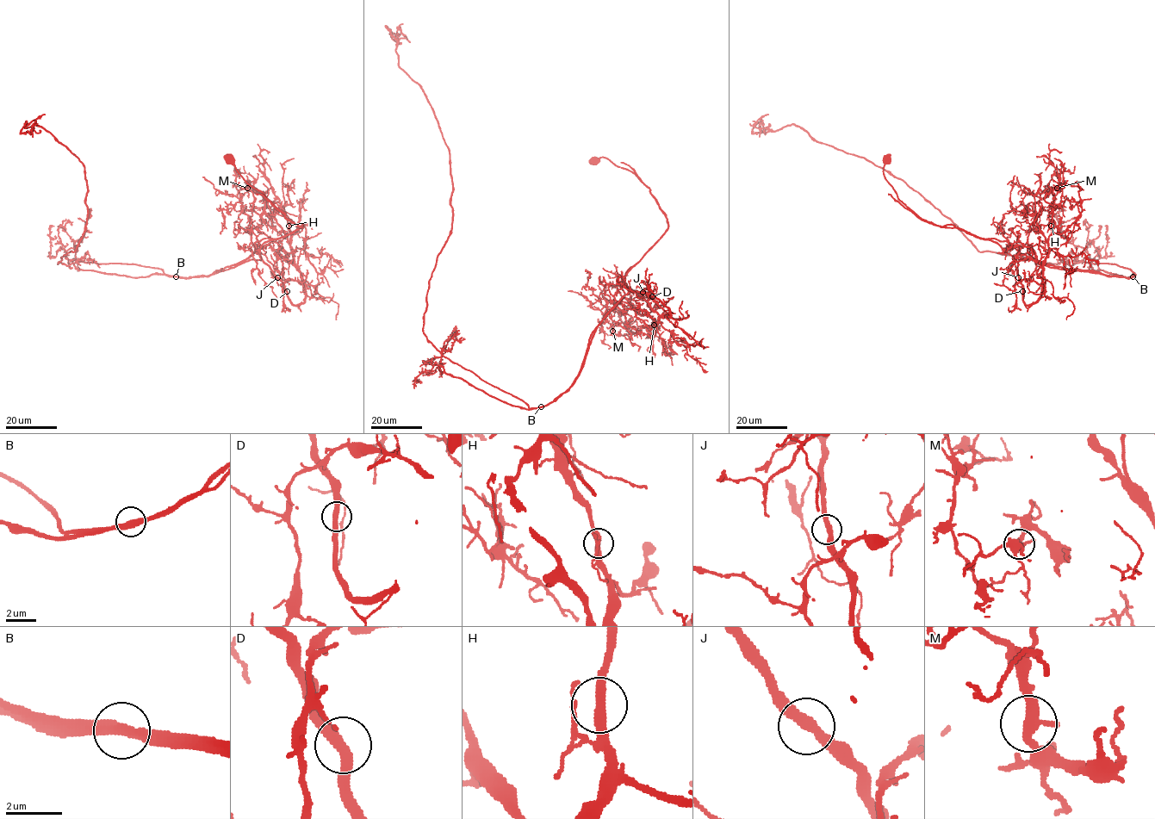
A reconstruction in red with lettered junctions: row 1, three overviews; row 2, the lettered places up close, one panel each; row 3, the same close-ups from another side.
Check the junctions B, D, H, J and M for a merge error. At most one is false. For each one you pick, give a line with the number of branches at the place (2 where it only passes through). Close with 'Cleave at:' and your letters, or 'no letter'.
B: Branches: 2
Cleave at: B

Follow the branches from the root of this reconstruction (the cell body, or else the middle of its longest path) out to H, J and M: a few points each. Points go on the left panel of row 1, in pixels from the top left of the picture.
H: (227, 158), (249, 184), (303, 227), (270, 239), (259, 249), (275, 241), (294, 264), (288, 226)
J: (227, 158), (249, 184), (259, 189), (294, 224), (303, 227), (270, 239), (262, 245), (261, 258), (277, 277)
M: (227, 158), (249, 184), (303, 227), (257, 241), (257, 253), (250, 218), (237, 197), (247, 188)

